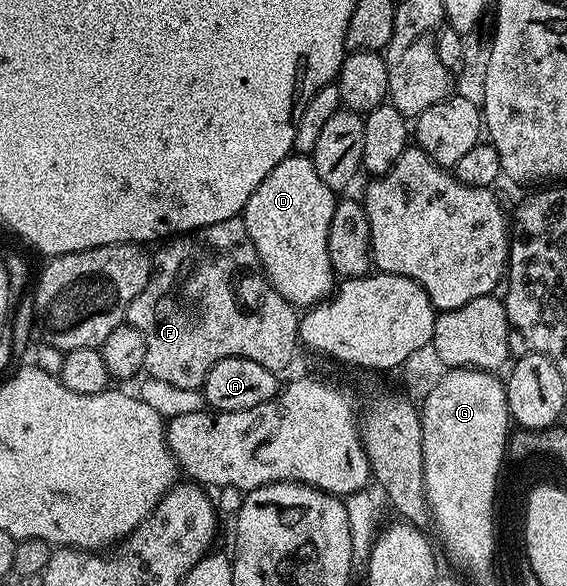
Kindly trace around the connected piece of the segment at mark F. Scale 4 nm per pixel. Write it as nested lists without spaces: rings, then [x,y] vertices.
[[[243,218],[199,227],[197,231],[169,238],[161,247],[164,248],[152,259],[151,277],[142,293],[130,301],[126,316],[127,322],[146,337],[144,371],[151,378],[167,381],[178,389],[200,389],[206,373],[226,357],[240,355],[277,373],[291,365],[300,338],[300,315],[268,282]]]

